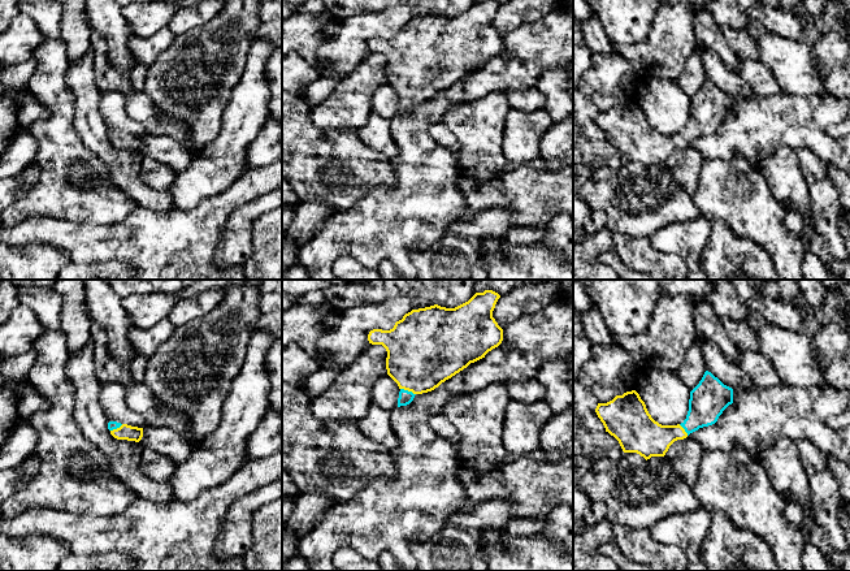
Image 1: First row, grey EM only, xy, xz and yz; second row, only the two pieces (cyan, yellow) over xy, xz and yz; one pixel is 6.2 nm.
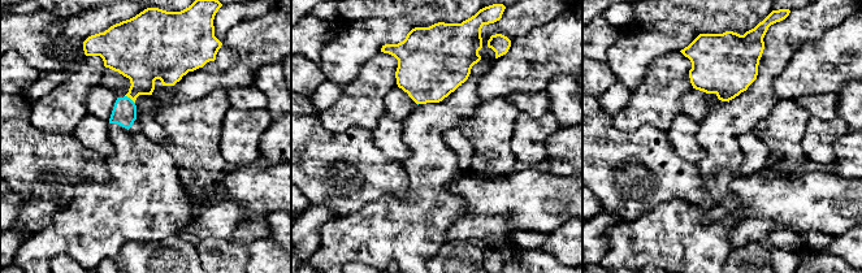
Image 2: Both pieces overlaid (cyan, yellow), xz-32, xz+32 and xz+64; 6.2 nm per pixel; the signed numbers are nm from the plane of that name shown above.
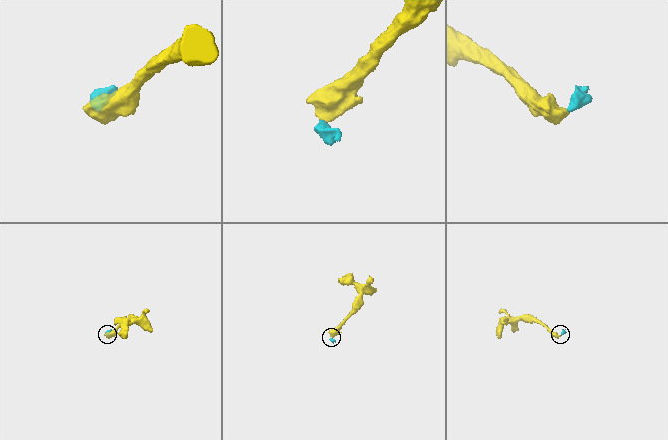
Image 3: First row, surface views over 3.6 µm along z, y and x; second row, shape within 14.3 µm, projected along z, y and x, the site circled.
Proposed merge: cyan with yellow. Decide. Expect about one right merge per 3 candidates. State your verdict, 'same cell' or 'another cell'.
same cell

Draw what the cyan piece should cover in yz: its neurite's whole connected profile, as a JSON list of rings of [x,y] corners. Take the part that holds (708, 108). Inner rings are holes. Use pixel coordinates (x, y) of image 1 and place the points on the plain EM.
[[[706,79],[690,100],[689,120],[681,133],[662,134],[655,130],[636,99],[616,104],[607,112],[598,112],[595,121],[624,161],[637,161],[647,169],[664,165],[675,150],[715,133],[732,112],[733,98]]]

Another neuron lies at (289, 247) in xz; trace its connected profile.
[[[282,234],[282,272],[296,263],[296,243],[291,237]]]

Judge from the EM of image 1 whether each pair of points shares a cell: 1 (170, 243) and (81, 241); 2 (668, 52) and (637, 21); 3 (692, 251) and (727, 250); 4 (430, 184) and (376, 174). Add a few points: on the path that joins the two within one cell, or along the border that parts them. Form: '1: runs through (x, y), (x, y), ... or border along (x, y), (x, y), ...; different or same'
1: runs through (148, 243), (103, 243); same
2: border along (658, 13), (649, 34), (642, 40), (620, 43); different
3: border along (710, 221), (710, 236), (702, 251), (701, 265); different
4: border along (390, 160), (395, 181), (367, 190); different

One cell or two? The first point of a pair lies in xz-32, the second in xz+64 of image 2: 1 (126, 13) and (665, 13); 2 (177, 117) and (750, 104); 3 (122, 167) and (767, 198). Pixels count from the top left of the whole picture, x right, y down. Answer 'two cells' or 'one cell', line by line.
1: two cells
2: two cells
3: two cells

